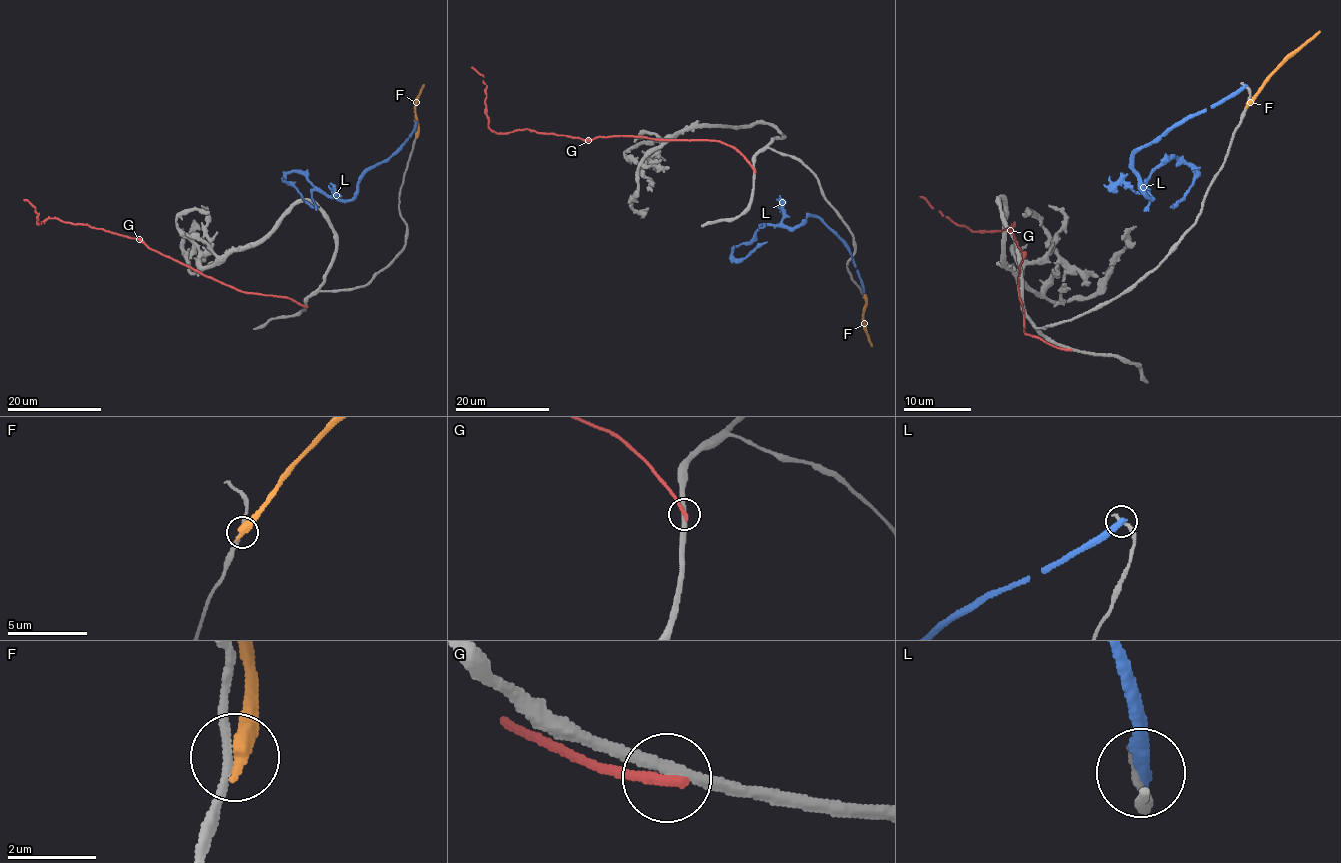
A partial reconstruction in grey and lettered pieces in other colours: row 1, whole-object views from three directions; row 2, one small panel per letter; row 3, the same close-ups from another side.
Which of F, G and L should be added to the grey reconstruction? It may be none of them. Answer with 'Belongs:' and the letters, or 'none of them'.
Belongs: none of them

